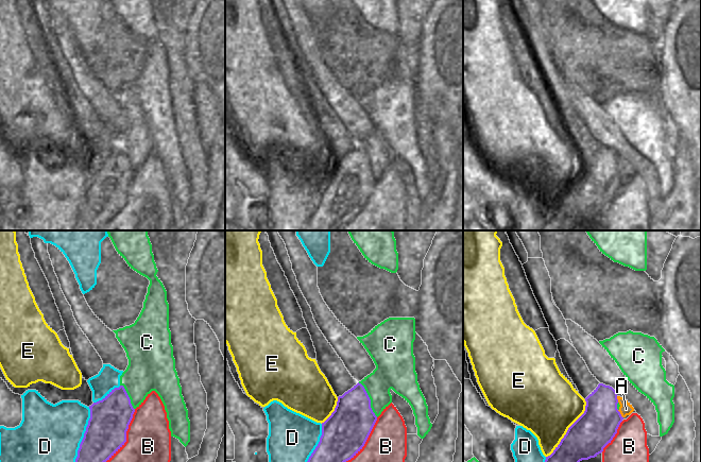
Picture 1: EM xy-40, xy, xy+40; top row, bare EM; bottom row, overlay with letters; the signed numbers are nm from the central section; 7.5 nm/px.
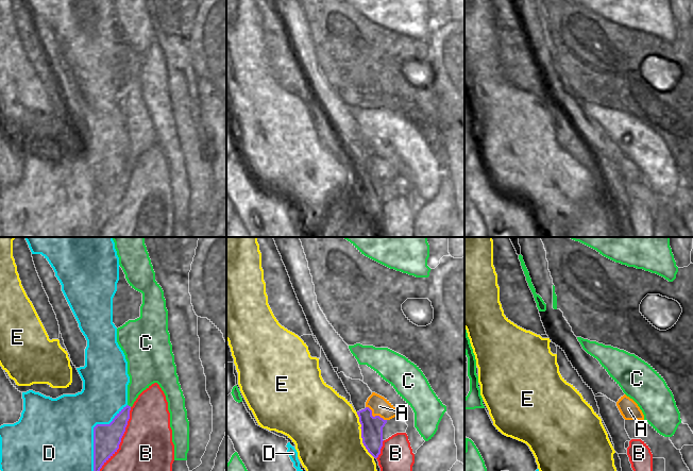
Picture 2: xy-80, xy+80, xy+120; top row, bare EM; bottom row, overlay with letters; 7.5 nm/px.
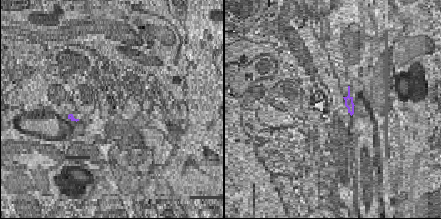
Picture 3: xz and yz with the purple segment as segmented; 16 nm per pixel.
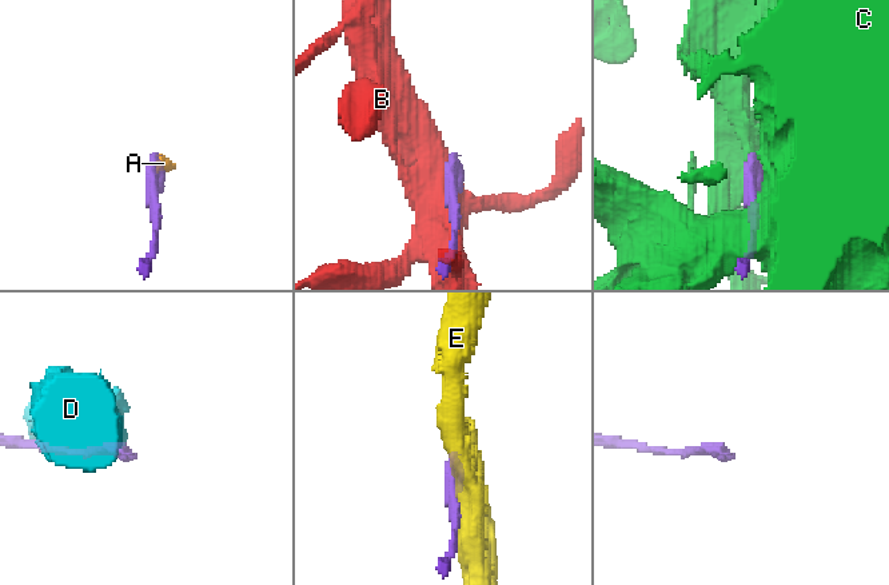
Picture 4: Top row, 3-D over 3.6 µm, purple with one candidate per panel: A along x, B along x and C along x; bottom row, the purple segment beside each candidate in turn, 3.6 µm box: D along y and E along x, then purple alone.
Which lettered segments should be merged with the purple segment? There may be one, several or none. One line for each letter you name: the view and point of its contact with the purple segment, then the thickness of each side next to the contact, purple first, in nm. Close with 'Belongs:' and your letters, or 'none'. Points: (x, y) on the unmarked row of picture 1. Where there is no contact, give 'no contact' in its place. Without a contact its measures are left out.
Belongs: none

